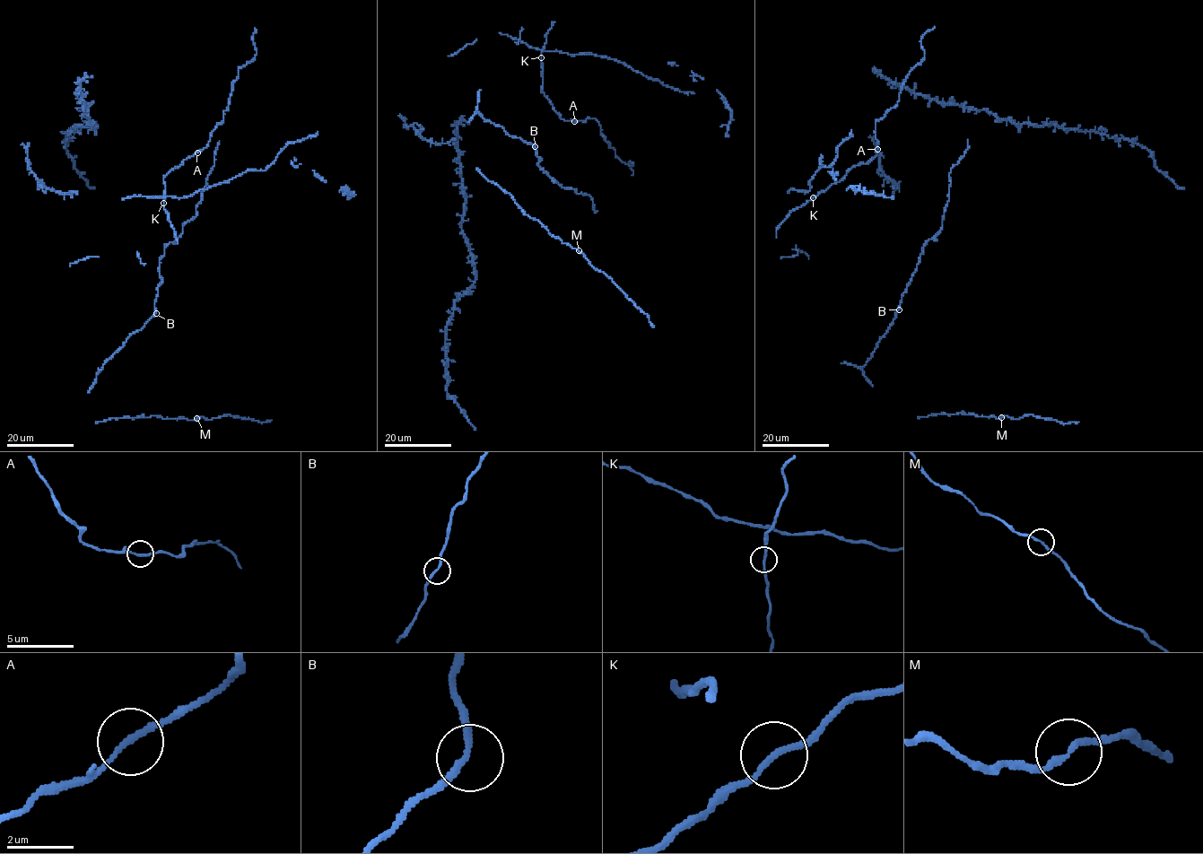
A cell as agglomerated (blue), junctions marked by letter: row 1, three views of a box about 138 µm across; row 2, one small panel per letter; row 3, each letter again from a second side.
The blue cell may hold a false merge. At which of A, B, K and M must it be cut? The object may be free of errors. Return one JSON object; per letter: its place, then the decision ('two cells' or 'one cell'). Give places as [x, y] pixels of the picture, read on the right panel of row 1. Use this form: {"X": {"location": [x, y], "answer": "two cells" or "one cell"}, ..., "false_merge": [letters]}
{"A": {"location": [877, 149], "answer": "one cell"}, "B": {"location": [899, 309], "answer": "one cell"}, "K": {"location": [813, 197], "answer": "one cell"}, "M": {"location": [1001, 417], "answer": "one cell"}, "false_merge": []}

